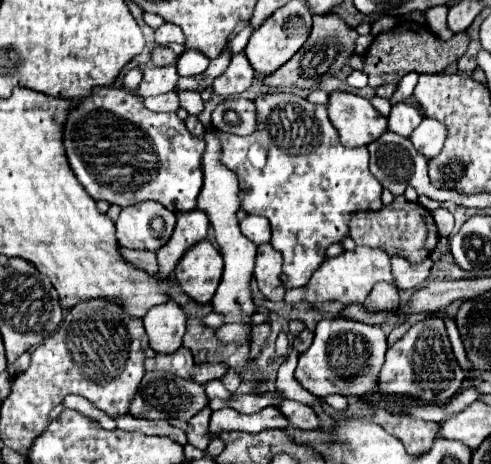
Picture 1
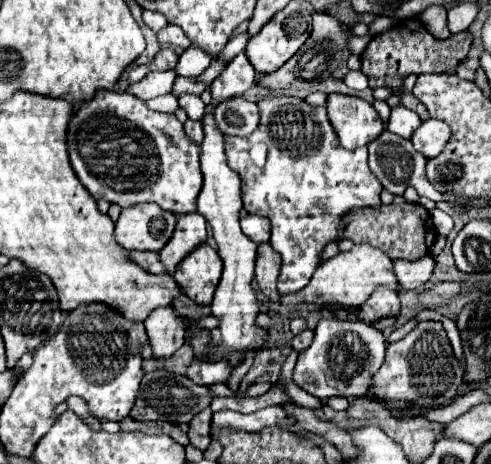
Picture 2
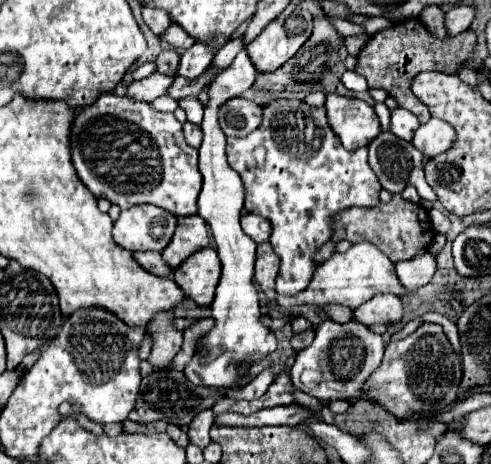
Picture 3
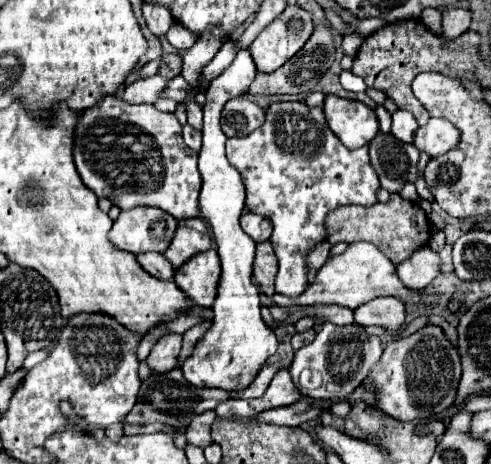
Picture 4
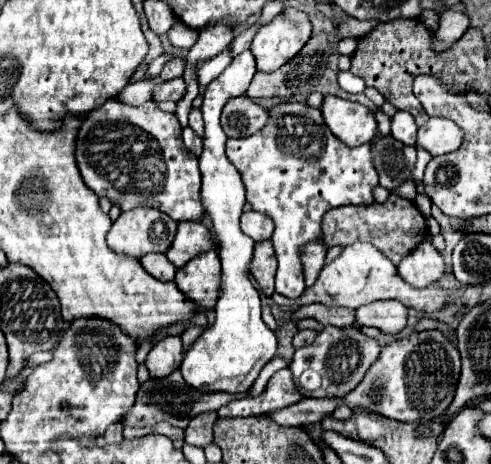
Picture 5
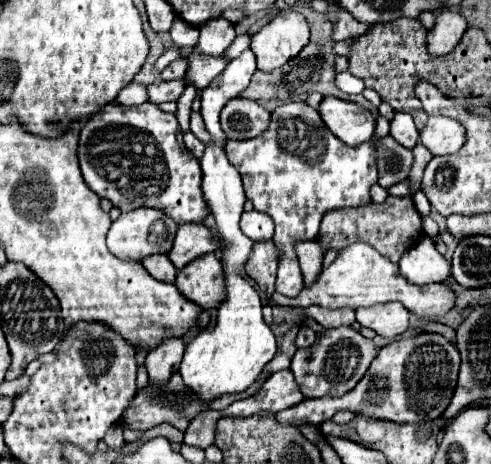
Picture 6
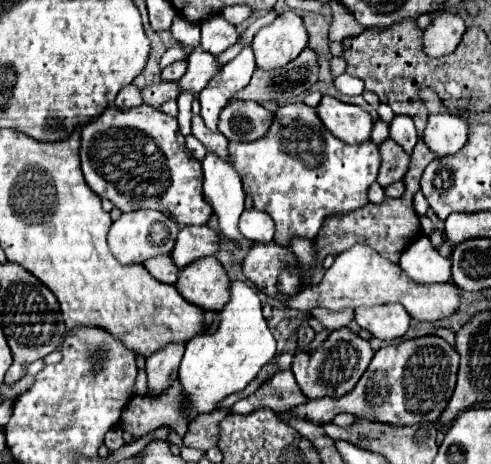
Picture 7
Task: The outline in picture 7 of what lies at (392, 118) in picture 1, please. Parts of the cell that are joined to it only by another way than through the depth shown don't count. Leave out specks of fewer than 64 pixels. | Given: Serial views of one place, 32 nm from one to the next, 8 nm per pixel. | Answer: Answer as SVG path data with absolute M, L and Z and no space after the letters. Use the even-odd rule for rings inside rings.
M394 116L390 122L390 138L396 140L406 152L412 152L414 144L418 142L418 132L410 116Z

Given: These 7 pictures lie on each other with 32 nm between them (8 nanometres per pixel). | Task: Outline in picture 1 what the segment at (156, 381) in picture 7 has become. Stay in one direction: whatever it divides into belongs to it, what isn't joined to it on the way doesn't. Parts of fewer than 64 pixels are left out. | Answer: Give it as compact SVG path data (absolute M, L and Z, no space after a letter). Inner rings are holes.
M168 298L160 306L152 306L142 318L142 322L150 338L150 346L156 352L168 354L176 352L182 346L186 314L174 298Z

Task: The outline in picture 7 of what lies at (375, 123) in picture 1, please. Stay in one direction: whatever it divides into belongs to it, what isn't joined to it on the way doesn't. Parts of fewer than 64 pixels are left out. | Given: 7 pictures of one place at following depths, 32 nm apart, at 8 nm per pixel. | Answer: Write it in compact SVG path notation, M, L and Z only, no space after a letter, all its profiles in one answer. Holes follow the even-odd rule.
M324 96L316 112L324 122L324 126L342 142L360 144L370 140L374 120L364 108L340 102L332 96Z

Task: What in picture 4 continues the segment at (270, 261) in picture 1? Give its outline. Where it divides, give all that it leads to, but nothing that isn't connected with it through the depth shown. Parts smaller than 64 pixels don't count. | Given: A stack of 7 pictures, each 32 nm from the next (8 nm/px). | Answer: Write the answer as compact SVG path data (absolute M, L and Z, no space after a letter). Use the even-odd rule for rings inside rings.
M262 242L256 246L256 260L254 260L254 278L260 290L266 296L274 296L274 278L276 278L276 254L270 242Z

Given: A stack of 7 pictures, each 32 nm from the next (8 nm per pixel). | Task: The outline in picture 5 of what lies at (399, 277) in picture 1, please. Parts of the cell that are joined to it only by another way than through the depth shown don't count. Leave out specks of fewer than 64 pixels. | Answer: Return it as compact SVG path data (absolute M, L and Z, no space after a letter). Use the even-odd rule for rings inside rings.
M430 238L426 240L426 248L422 242L398 264L398 274L406 284L412 284L414 288L426 288L444 274L444 260L430 244Z

